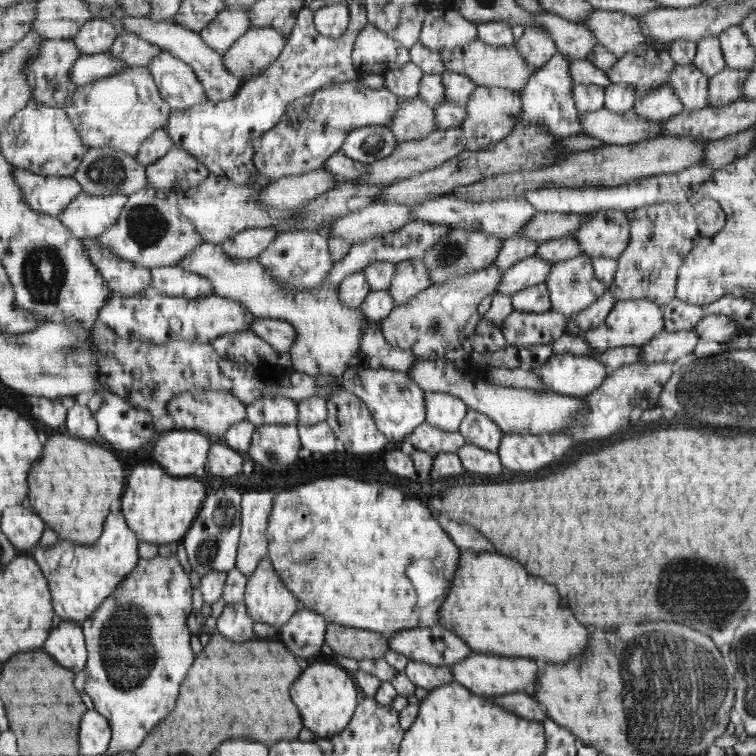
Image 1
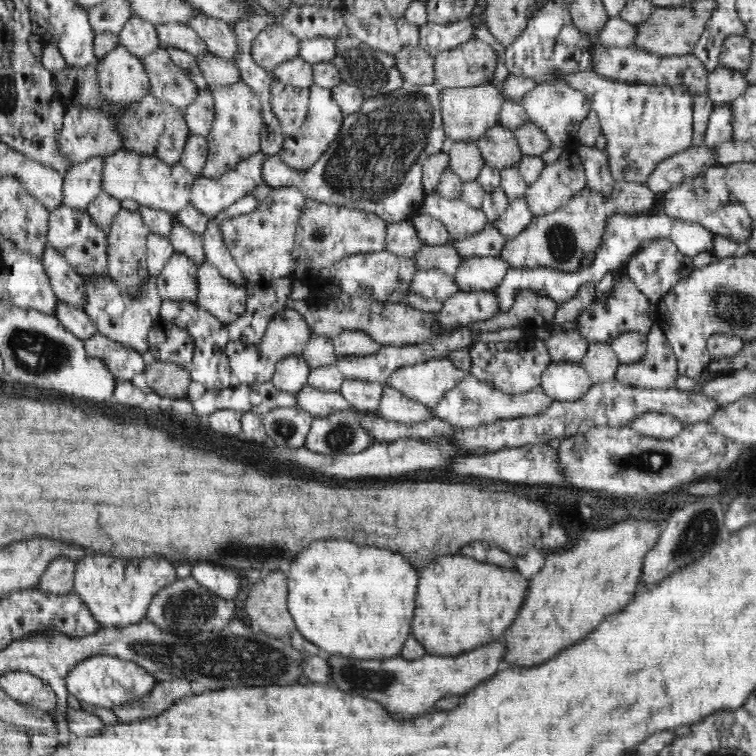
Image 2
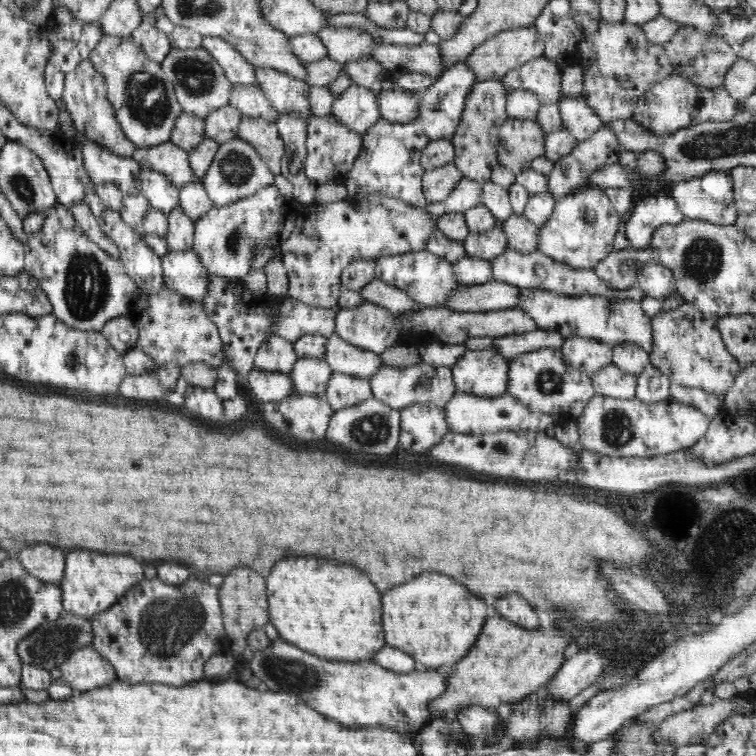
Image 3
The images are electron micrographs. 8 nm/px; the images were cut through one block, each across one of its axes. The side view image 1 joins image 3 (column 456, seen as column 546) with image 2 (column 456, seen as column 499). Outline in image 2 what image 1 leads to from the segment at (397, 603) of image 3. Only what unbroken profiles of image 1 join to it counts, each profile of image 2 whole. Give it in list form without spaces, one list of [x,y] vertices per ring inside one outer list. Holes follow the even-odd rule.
[[[442,556],[430,566],[422,570],[422,578],[418,582],[418,606],[414,610],[414,626],[412,634],[428,652],[438,654],[462,654],[474,650],[486,642],[492,642],[504,636],[504,630],[510,628],[518,610],[522,608],[528,594],[528,578],[510,568],[498,568],[492,564],[476,562],[474,558],[464,556]]]

